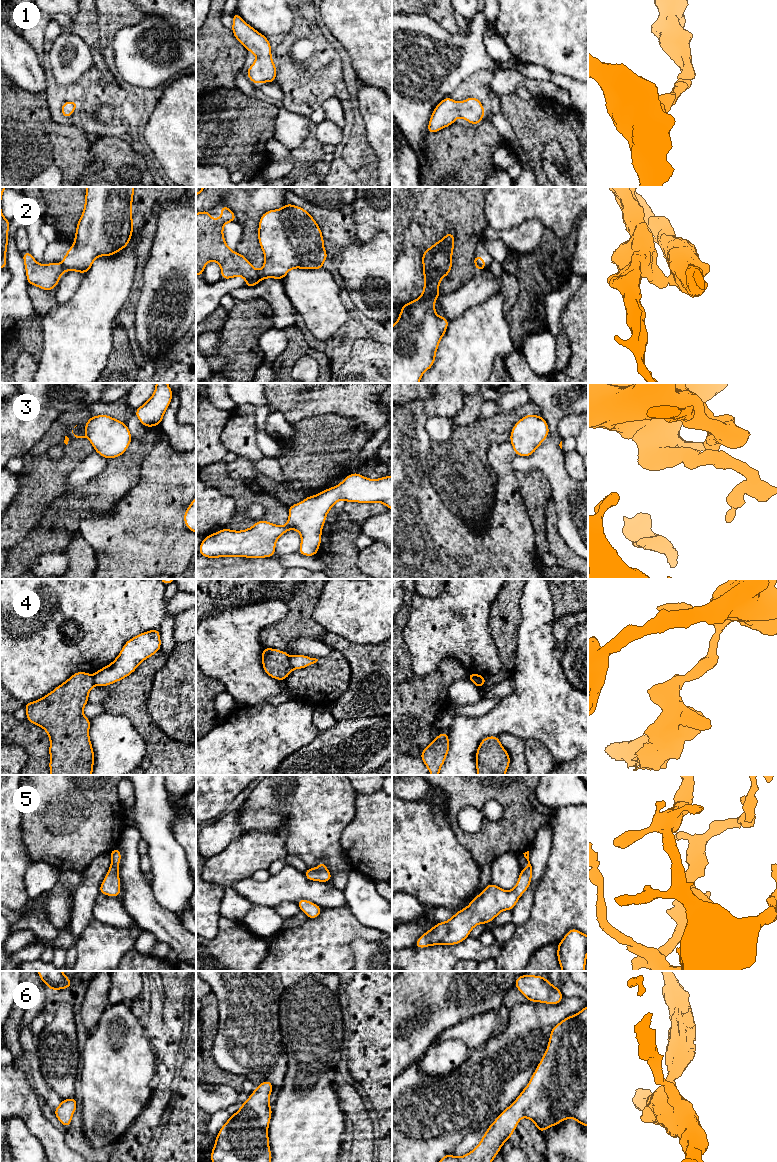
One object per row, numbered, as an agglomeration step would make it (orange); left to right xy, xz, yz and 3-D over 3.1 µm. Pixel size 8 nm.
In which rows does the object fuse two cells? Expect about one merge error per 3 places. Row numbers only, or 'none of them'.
2, 4

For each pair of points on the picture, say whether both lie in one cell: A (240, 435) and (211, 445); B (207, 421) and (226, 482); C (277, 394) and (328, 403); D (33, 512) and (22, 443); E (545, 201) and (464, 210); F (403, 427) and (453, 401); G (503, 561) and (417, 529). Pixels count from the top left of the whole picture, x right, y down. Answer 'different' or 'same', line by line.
A: different
B: different
C: same
D: different
E: different
F: same
G: same

